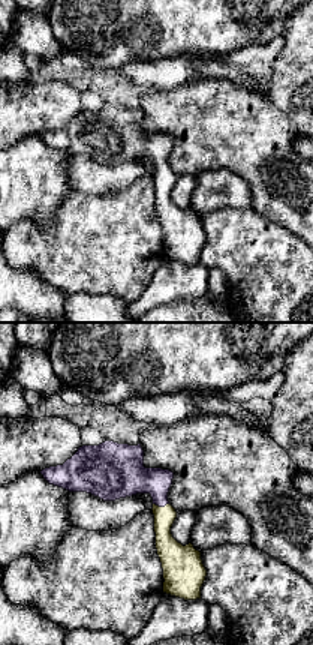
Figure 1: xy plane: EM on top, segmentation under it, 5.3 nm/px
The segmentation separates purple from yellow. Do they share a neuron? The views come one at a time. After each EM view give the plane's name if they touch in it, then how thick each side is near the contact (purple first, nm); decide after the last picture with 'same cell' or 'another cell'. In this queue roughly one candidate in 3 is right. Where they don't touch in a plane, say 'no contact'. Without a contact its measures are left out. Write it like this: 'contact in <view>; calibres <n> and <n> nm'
contact in xy; calibres 220 and 140 nm

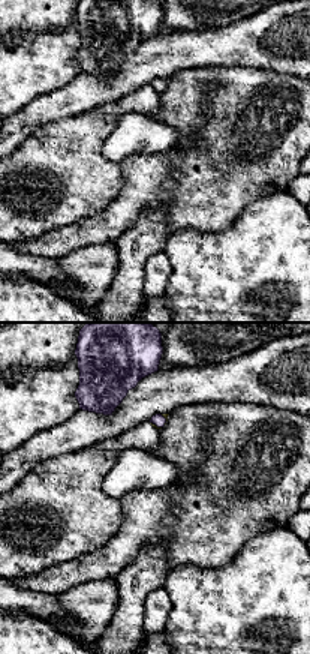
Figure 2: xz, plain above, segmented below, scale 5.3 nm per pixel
contact in xz; calibres 70 and 20 nm

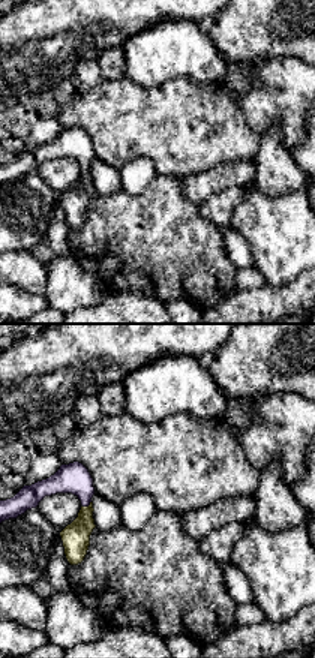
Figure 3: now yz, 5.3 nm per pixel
contact in yz; calibres 160 and 150 nm

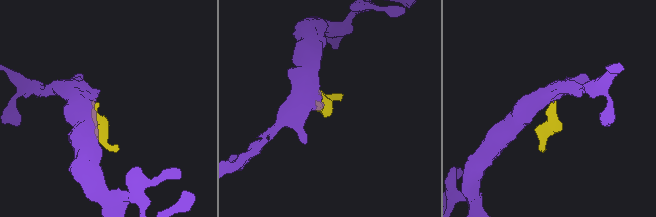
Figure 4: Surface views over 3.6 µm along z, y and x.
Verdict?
same cell

